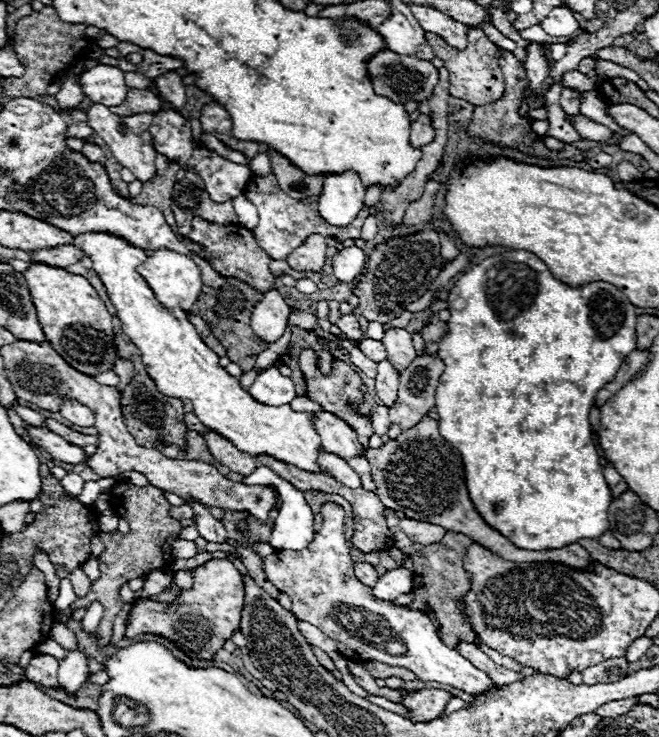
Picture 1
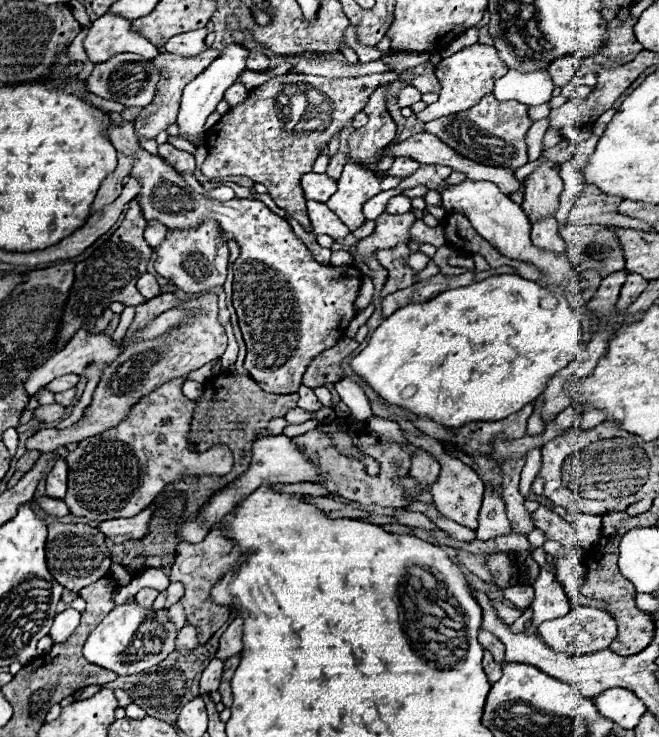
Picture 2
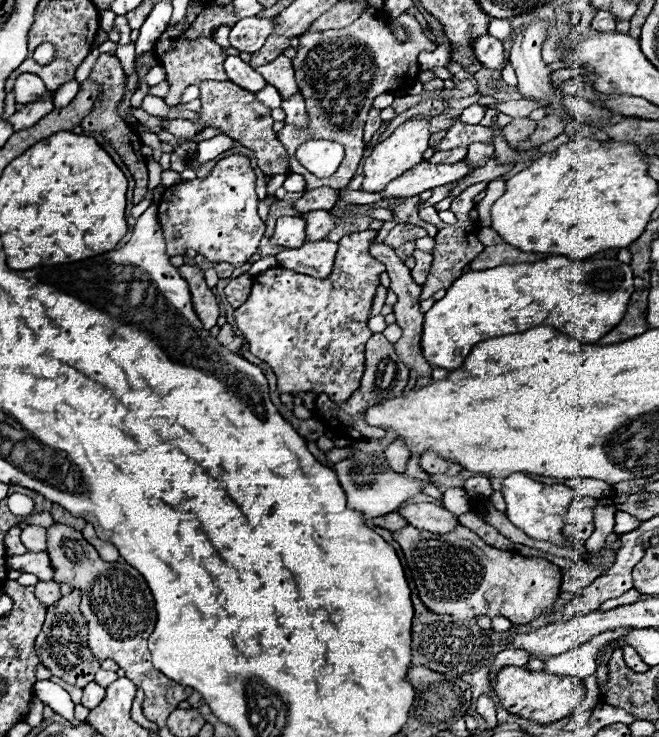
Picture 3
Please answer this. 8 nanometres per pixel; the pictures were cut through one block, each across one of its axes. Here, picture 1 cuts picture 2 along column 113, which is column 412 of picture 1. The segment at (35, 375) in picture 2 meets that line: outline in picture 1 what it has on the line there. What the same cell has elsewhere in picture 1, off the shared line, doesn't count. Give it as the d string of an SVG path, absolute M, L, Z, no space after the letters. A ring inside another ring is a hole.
M404 328L386 330L382 344L386 346L388 360L392 362L392 366L398 372L404 372L404 368L410 366L412 360L416 358L416 350L414 350L414 344L412 344L412 334L406 332Z

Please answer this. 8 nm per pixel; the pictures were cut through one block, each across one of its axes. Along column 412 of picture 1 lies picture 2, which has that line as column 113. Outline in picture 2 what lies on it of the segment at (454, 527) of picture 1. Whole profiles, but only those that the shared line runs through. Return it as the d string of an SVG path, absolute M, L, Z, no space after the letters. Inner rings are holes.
M180 376L160 386L158 390L150 392L148 396L140 398L138 404L130 408L128 416L118 426L78 442L78 446L72 452L68 452L68 456L64 458L68 464L68 492L64 496L64 502L68 504L68 510L72 516L84 516L92 522L112 520L112 516L136 516L136 512L142 512L144 508L148 508L148 504L170 482L176 482L188 474L222 476L230 472L232 454L226 446L216 446L204 454L196 454L188 450L186 438L190 432L194 400L188 400L182 394L182 384L186 380L188 376Z

